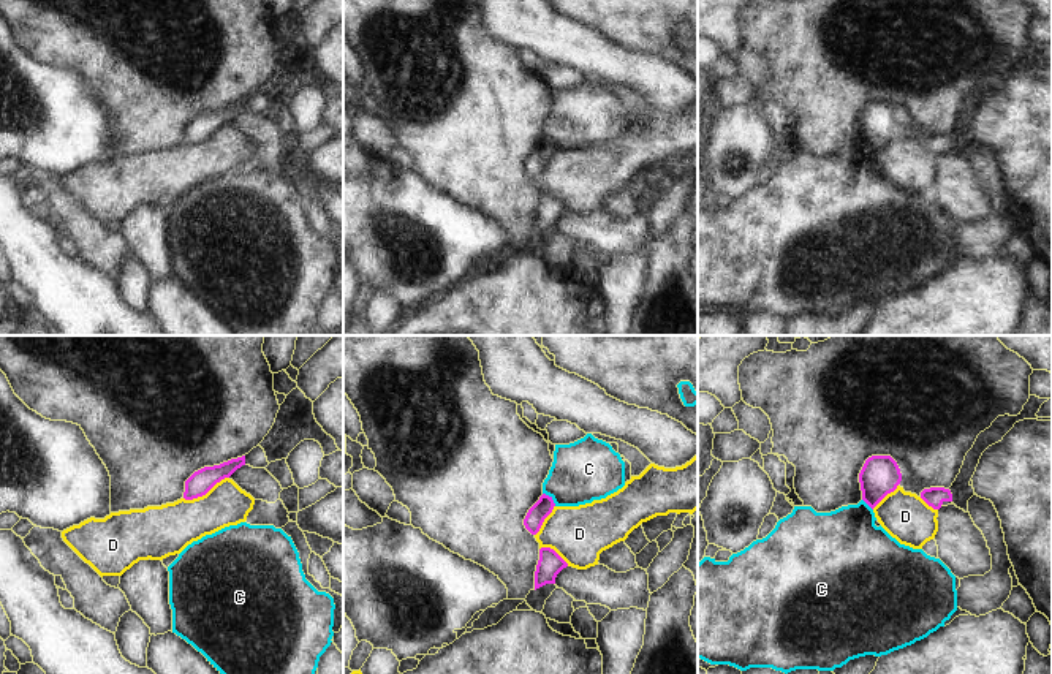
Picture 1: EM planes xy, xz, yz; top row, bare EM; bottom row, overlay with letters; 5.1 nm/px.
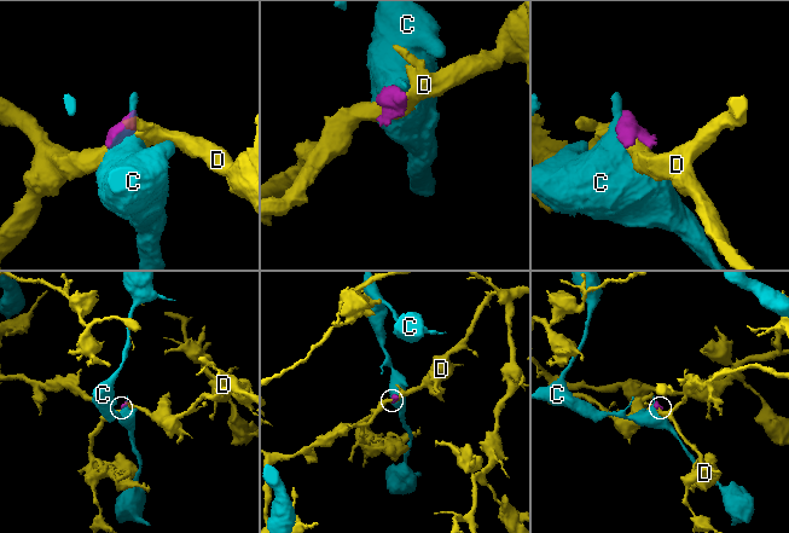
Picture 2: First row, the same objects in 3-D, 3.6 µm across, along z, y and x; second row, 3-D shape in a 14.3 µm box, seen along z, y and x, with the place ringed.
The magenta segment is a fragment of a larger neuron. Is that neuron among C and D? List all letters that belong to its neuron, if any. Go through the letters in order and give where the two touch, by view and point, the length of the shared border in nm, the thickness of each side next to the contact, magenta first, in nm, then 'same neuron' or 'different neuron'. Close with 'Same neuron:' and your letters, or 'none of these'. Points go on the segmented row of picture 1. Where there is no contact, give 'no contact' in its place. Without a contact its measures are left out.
C: xz (551, 499) | 100 nm | 90/320 nm | different neuron
D: xy (206, 492) | 260 nm | 120/240 nm | different neuron
Same neuron: none of these

